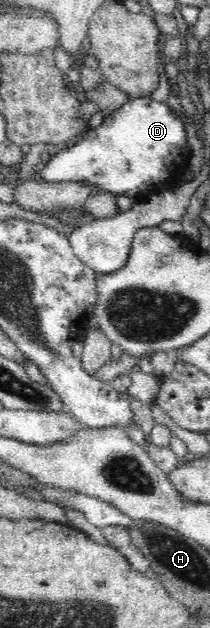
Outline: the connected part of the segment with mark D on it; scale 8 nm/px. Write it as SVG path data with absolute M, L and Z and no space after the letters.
M150 96L139 97L105 116L99 128L89 128L83 140L52 155L34 180L87 181L116 196L137 198L183 180L187 174L188 150L184 123L171 107Z

